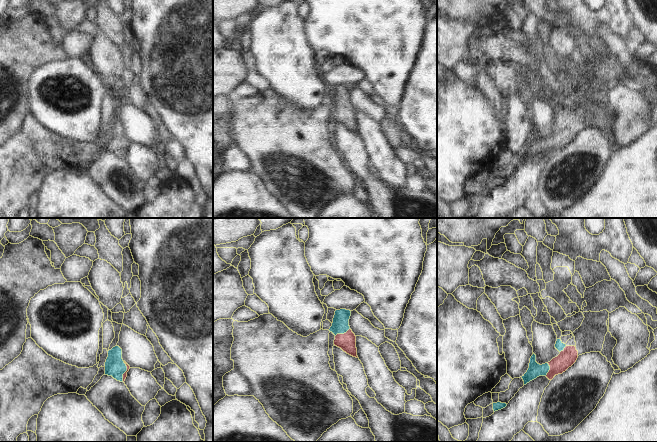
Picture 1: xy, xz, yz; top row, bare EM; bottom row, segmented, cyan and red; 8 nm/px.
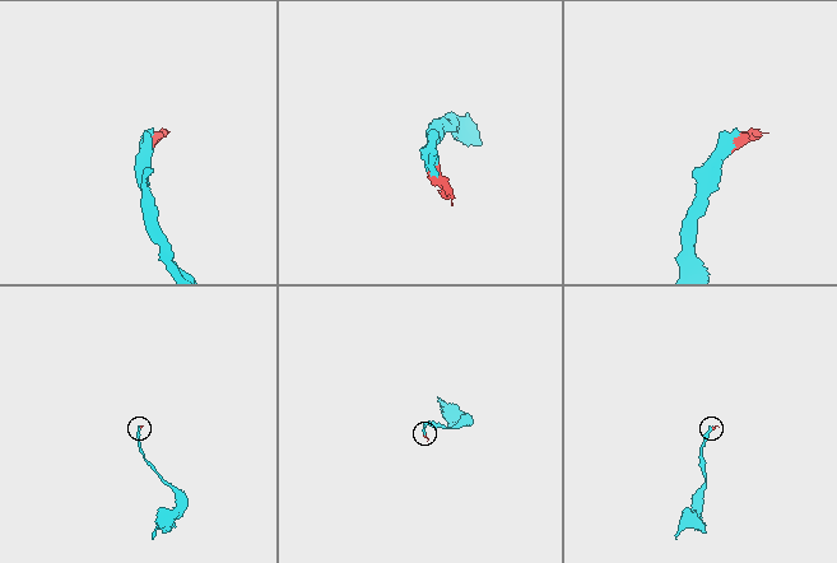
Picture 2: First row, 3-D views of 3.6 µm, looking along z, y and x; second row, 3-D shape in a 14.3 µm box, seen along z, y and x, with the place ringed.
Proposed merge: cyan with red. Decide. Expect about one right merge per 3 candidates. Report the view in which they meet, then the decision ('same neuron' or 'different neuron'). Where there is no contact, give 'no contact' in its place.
contact in xz; same neuron

